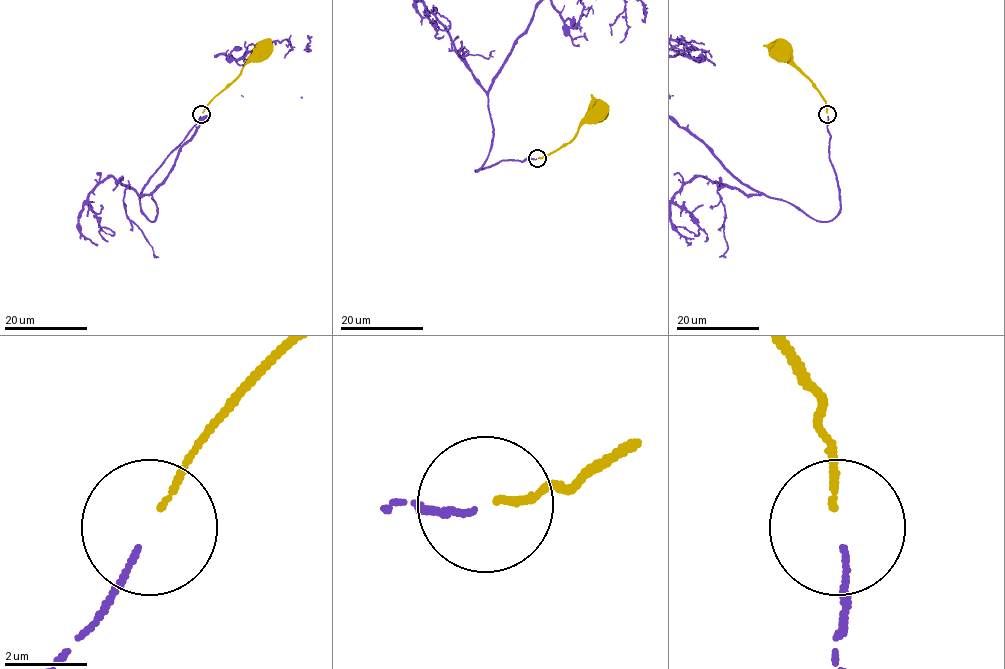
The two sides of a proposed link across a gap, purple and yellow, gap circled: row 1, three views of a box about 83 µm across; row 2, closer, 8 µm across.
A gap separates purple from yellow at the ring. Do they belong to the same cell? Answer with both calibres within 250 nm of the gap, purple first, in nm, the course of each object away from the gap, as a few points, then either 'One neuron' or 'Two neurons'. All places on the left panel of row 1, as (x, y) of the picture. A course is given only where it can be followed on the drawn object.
Thickness 120 nm (purple) against 150 nm. Course of yellow: (202, 112), (248, 61), (262, 60), (267, 52), (263, 52). One neuron

